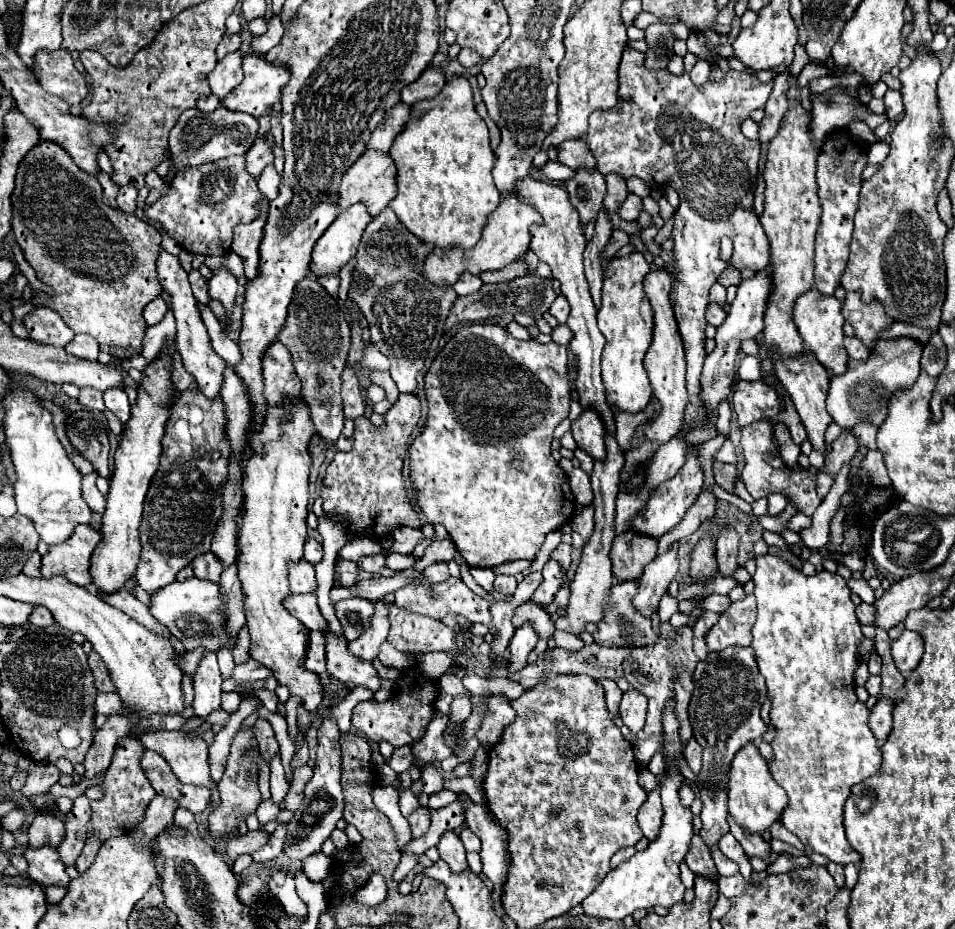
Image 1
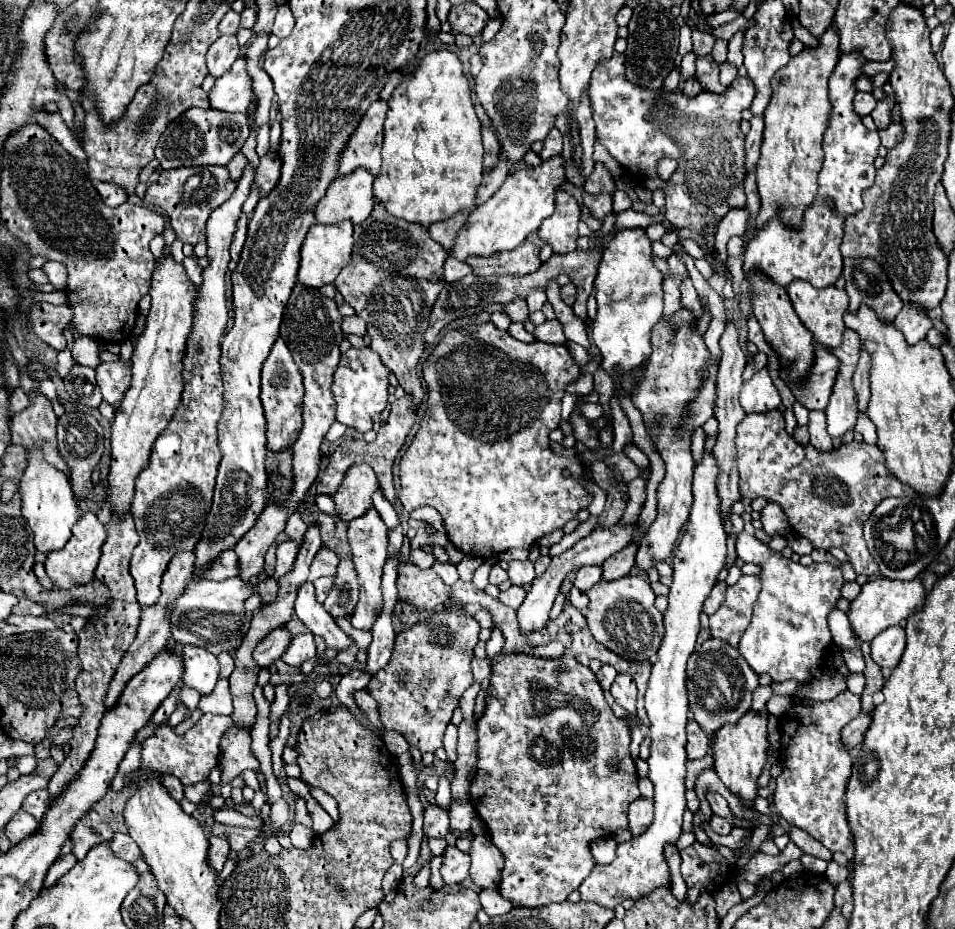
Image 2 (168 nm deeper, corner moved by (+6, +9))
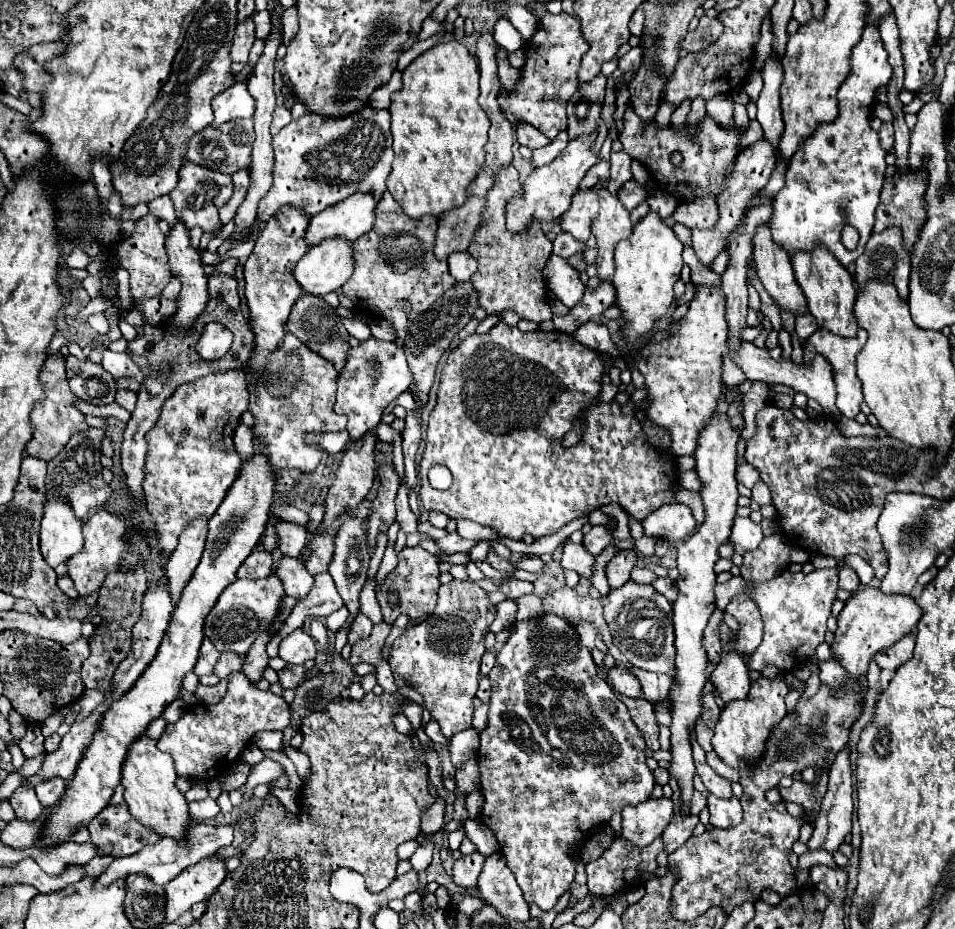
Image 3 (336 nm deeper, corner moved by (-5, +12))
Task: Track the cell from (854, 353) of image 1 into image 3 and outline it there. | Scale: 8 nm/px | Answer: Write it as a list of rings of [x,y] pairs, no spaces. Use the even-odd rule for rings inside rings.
[[[818,328],[806,342],[804,342],[804,360],[810,362],[814,354],[822,354],[828,358],[828,362],[834,368],[834,382],[836,382],[836,392],[838,392],[838,410],[842,412],[842,416],[846,418],[856,418],[856,414],[860,414],[860,404],[864,402],[864,392],[862,392],[862,382],[856,376],[856,354],[862,350],[862,346],[866,344],[868,334],[864,330],[858,330],[858,334],[854,338],[842,338],[832,334],[826,328]]]

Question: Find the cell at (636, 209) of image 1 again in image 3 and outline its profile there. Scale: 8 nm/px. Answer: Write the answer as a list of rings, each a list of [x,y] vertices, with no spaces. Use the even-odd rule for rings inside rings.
[[[630,180],[628,184],[624,184],[624,188],[618,192],[620,202],[622,202],[622,204],[626,206],[626,210],[630,210],[630,212],[632,212],[640,202],[644,202],[646,196],[648,196],[646,188],[640,186],[636,180]]]

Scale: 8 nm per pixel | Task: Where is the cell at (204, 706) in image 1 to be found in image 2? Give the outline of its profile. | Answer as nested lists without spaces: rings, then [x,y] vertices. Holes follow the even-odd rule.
[[[185,645],[183,661],[185,661],[183,683],[197,689],[201,695],[209,695],[217,683],[217,677],[219,677],[217,657],[209,651],[205,651],[203,647]]]

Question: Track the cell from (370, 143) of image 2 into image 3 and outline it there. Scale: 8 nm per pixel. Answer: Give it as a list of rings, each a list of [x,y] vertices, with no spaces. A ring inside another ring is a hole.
[[[368,106],[364,112],[348,116],[348,120],[320,120],[320,116],[308,112],[282,128],[274,136],[272,146],[276,154],[274,182],[258,204],[258,218],[262,222],[272,218],[284,204],[298,206],[308,216],[314,216],[354,192],[370,192],[380,200],[394,160],[390,110]]]

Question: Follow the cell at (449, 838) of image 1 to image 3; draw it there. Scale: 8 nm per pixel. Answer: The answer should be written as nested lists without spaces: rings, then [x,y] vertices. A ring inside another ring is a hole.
[[[480,852],[468,854],[468,856],[460,856],[454,862],[454,870],[452,870],[452,878],[458,886],[466,888],[466,890],[474,890],[476,888],[476,880],[482,872],[482,864],[484,864],[484,856]]]

